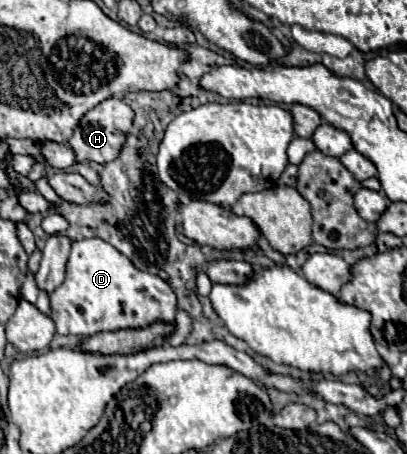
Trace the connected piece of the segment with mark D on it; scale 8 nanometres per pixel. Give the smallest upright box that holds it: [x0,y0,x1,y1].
[50,238,178,336]

